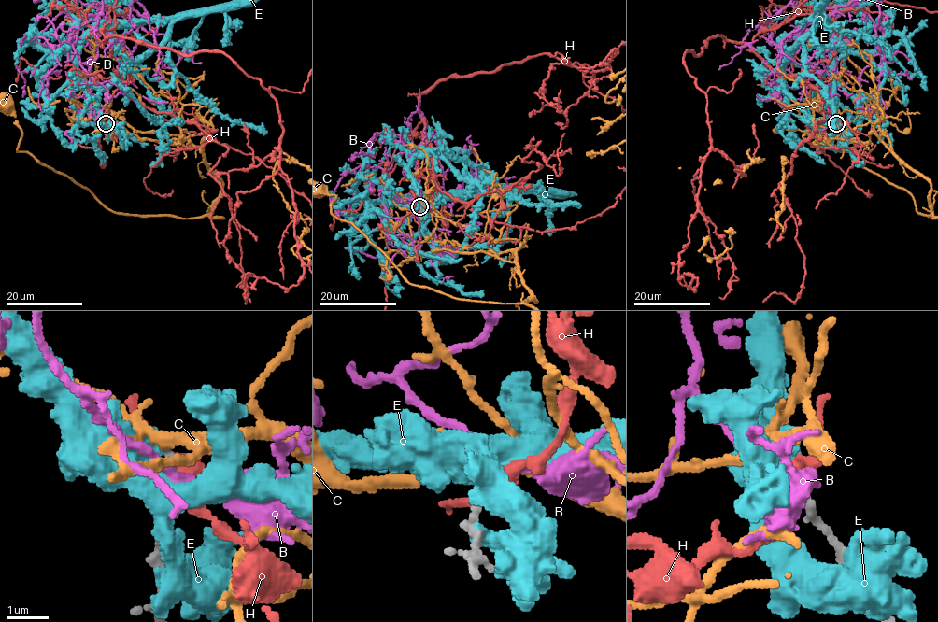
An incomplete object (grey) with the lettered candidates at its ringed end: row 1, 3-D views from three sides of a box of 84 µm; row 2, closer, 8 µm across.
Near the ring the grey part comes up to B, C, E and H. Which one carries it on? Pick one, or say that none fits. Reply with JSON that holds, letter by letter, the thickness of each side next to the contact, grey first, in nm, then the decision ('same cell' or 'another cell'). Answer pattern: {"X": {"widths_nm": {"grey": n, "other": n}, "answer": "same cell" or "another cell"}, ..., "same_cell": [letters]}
{"B": {"widths_nm": {"grey": 240, "other": 200}, "answer": "another cell"}, "C": {"widths_nm": {"grey": 200, "other": 240}, "answer": "another cell"}, "E": {"widths_nm": {"grey": 240, "other": 500}, "answer": "another cell"}, "H": {"widths_nm": {"grey": 260, "other": 380}, "answer": "another cell"}, "same_cell": []}

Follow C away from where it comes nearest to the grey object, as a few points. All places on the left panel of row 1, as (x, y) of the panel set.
C: (106, 124), (165, 144), (206, 132), (221, 182), (207, 214), (108, 209), (18, 151), (4, 105)

